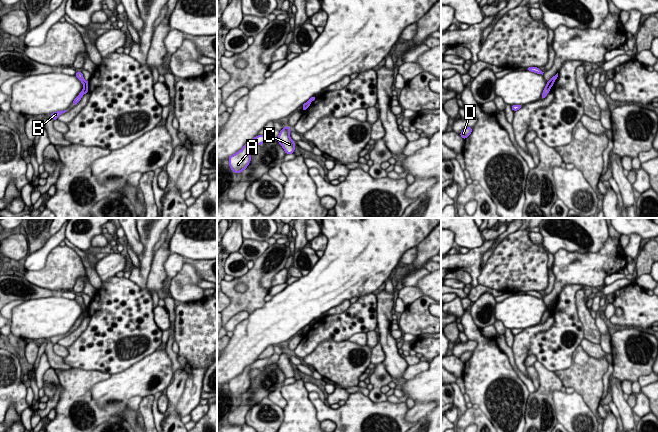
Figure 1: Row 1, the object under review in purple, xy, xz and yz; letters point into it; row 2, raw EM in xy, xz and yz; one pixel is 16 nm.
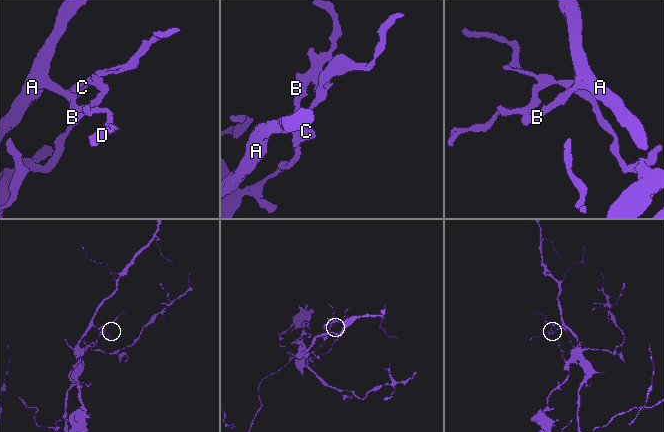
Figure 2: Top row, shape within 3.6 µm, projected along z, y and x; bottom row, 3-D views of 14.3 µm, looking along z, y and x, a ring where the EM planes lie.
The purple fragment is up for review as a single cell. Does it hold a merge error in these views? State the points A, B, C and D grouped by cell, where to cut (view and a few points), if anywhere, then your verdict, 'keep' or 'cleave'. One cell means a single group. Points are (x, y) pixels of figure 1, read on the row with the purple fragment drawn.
A B D / C | xy (86, 81), (84, 86) | cleave

